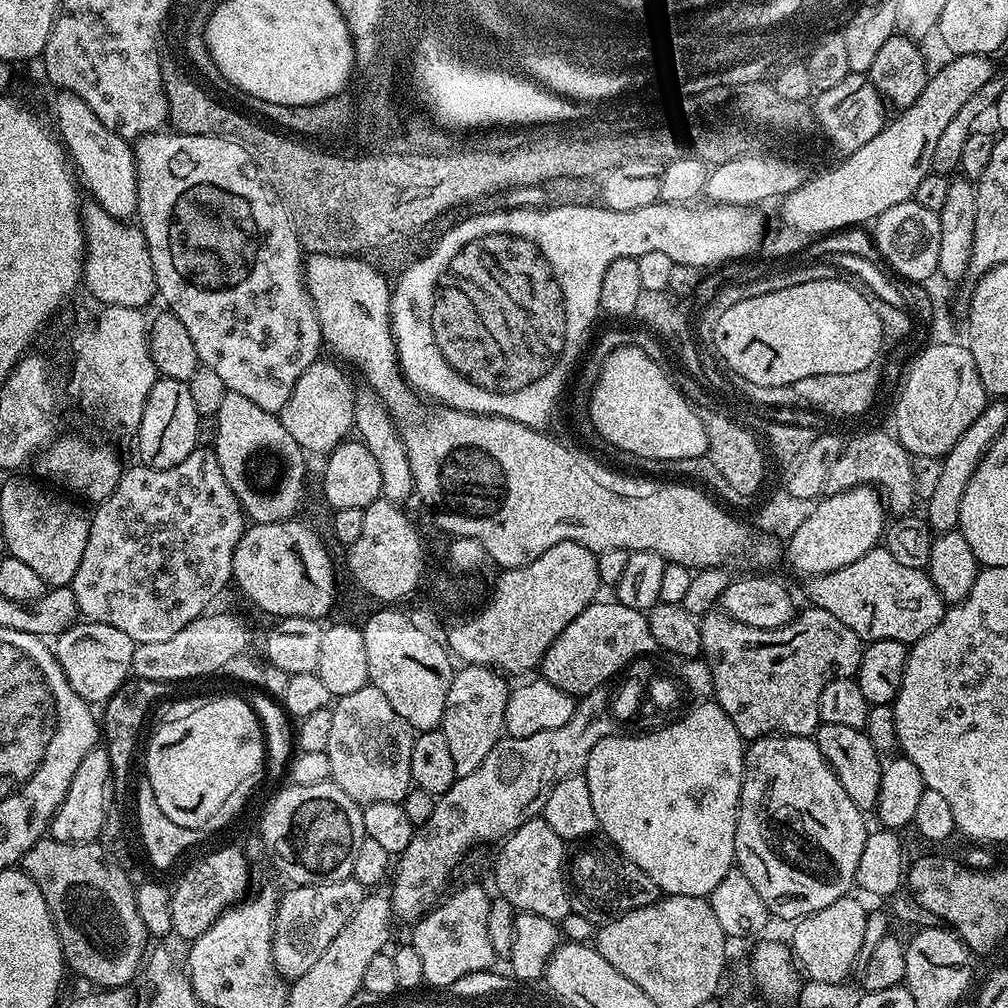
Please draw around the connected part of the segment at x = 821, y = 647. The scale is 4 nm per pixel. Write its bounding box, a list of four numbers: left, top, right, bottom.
[700,606,862,742]

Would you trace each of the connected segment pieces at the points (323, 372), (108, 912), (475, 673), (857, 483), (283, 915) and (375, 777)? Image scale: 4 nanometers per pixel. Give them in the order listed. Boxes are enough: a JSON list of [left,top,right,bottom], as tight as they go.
[[278,358,354,453],[22,838,150,989],[442,664,510,777],[824,431,916,517],[272,878,366,981],[327,684,416,806]]

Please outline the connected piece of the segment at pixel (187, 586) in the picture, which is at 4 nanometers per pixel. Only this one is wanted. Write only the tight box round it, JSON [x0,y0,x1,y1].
[71,458,246,645]

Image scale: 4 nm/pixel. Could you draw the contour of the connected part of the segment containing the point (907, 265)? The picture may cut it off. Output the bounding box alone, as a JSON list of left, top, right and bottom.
[874,198,942,282]

